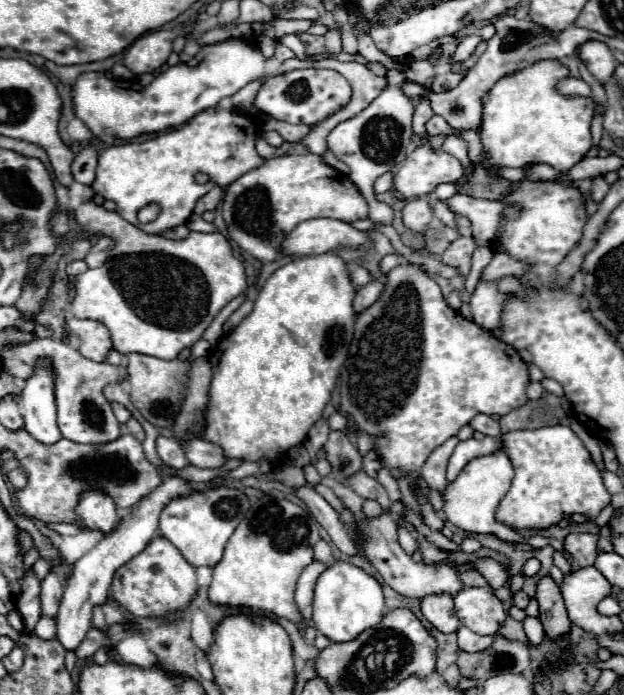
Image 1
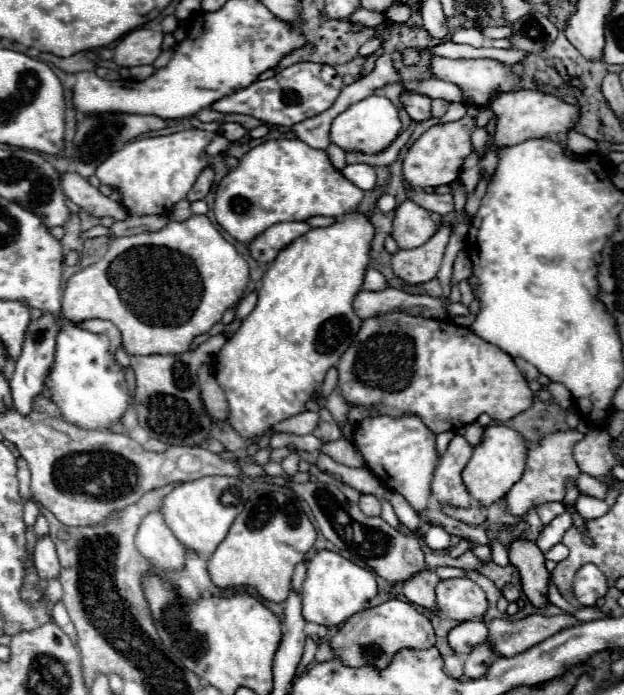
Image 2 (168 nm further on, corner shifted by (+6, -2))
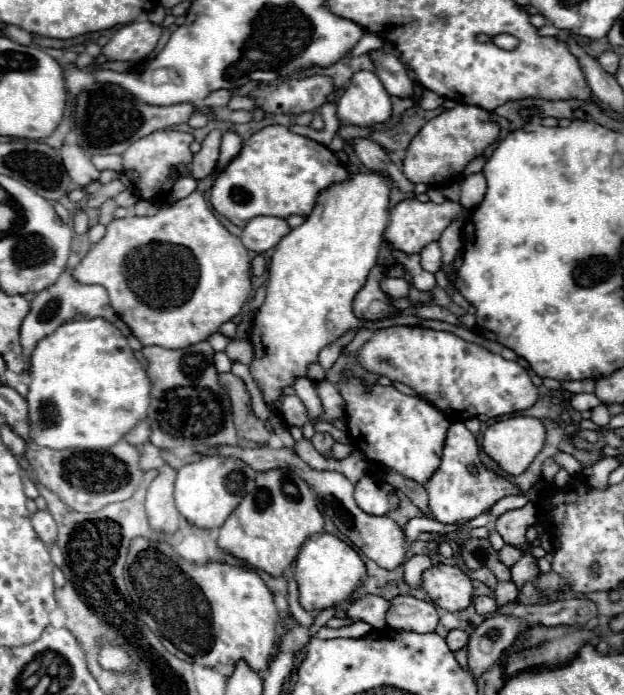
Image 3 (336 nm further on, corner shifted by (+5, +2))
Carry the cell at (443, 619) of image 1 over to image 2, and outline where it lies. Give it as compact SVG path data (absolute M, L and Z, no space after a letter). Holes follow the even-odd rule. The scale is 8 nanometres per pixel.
M424 570L420 574L416 574L414 578L406 580L402 584L402 592L408 598L408 602L412 604L420 604L426 610L436 612L436 584L440 582L440 578L436 576L436 572L432 570Z

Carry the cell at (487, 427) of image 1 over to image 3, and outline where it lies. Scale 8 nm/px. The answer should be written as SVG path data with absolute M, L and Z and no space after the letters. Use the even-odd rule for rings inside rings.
M511 416L511 418L505 418L505 420L493 422L487 428L487 432L483 434L481 446L509 476L519 476L523 470L529 468L533 458L541 452L541 448L545 444L545 436L547 436L547 430L545 430L545 426L539 418Z

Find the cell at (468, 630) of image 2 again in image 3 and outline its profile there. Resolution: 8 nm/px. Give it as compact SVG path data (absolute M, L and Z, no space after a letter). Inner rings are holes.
M451 630L449 634L447 634L447 646L455 652L455 650L459 650L459 648L463 648L463 646L467 646L467 640L469 640L469 634L465 632L465 630Z

